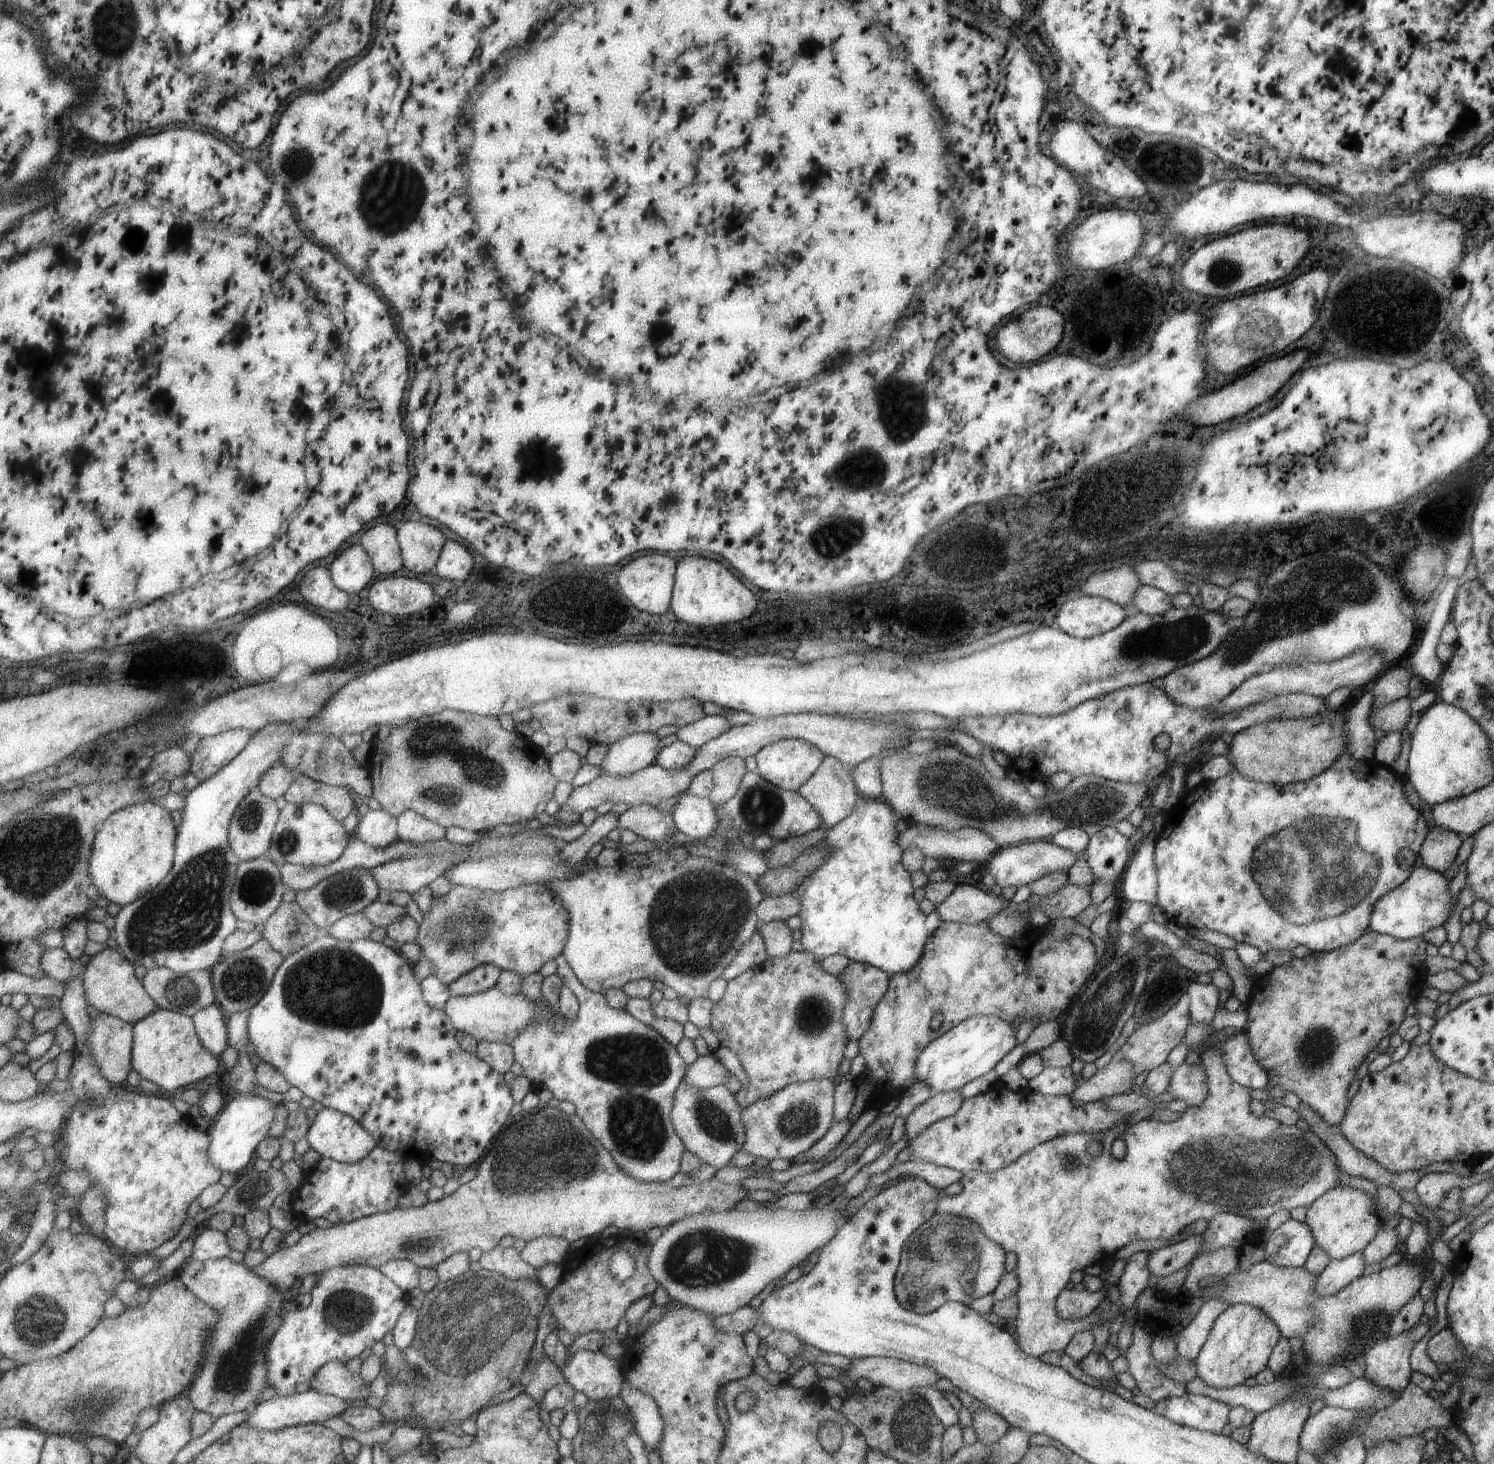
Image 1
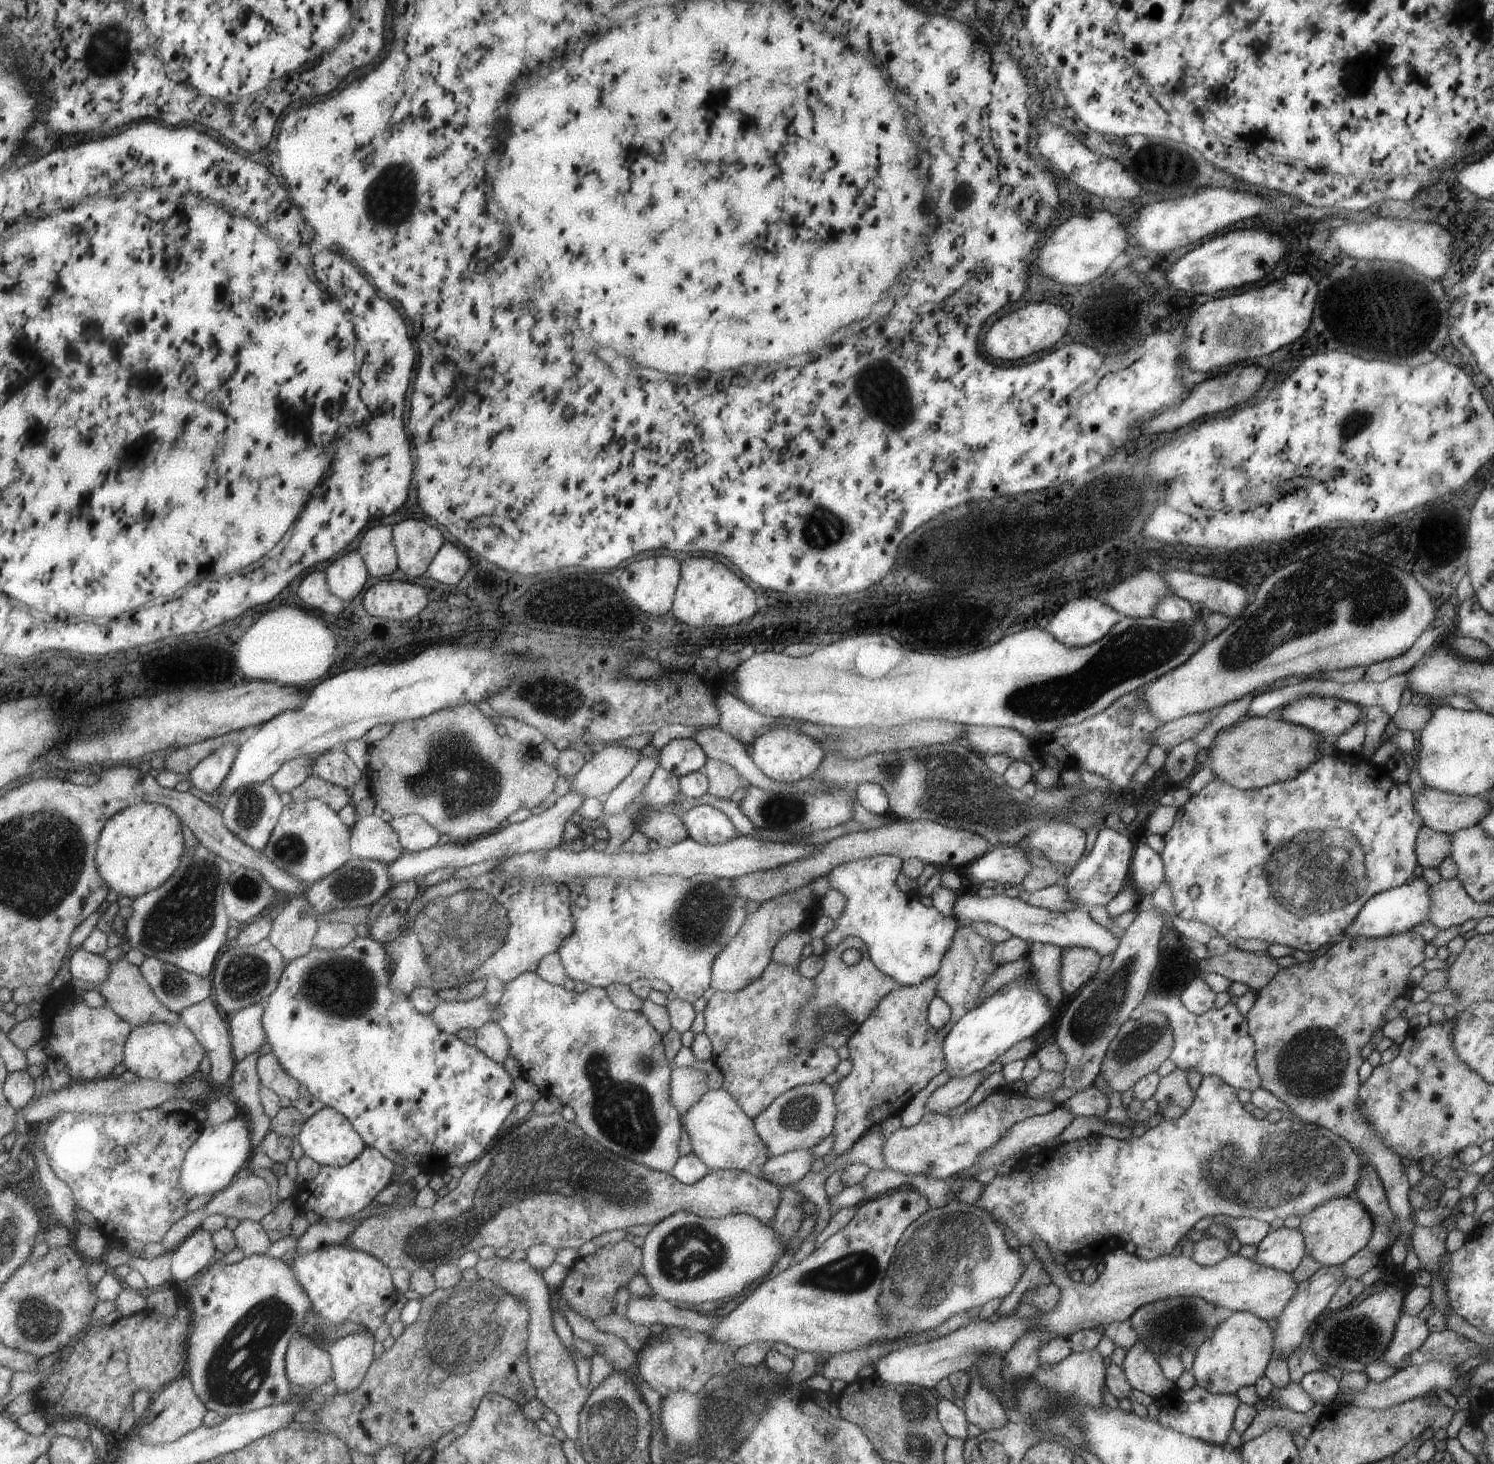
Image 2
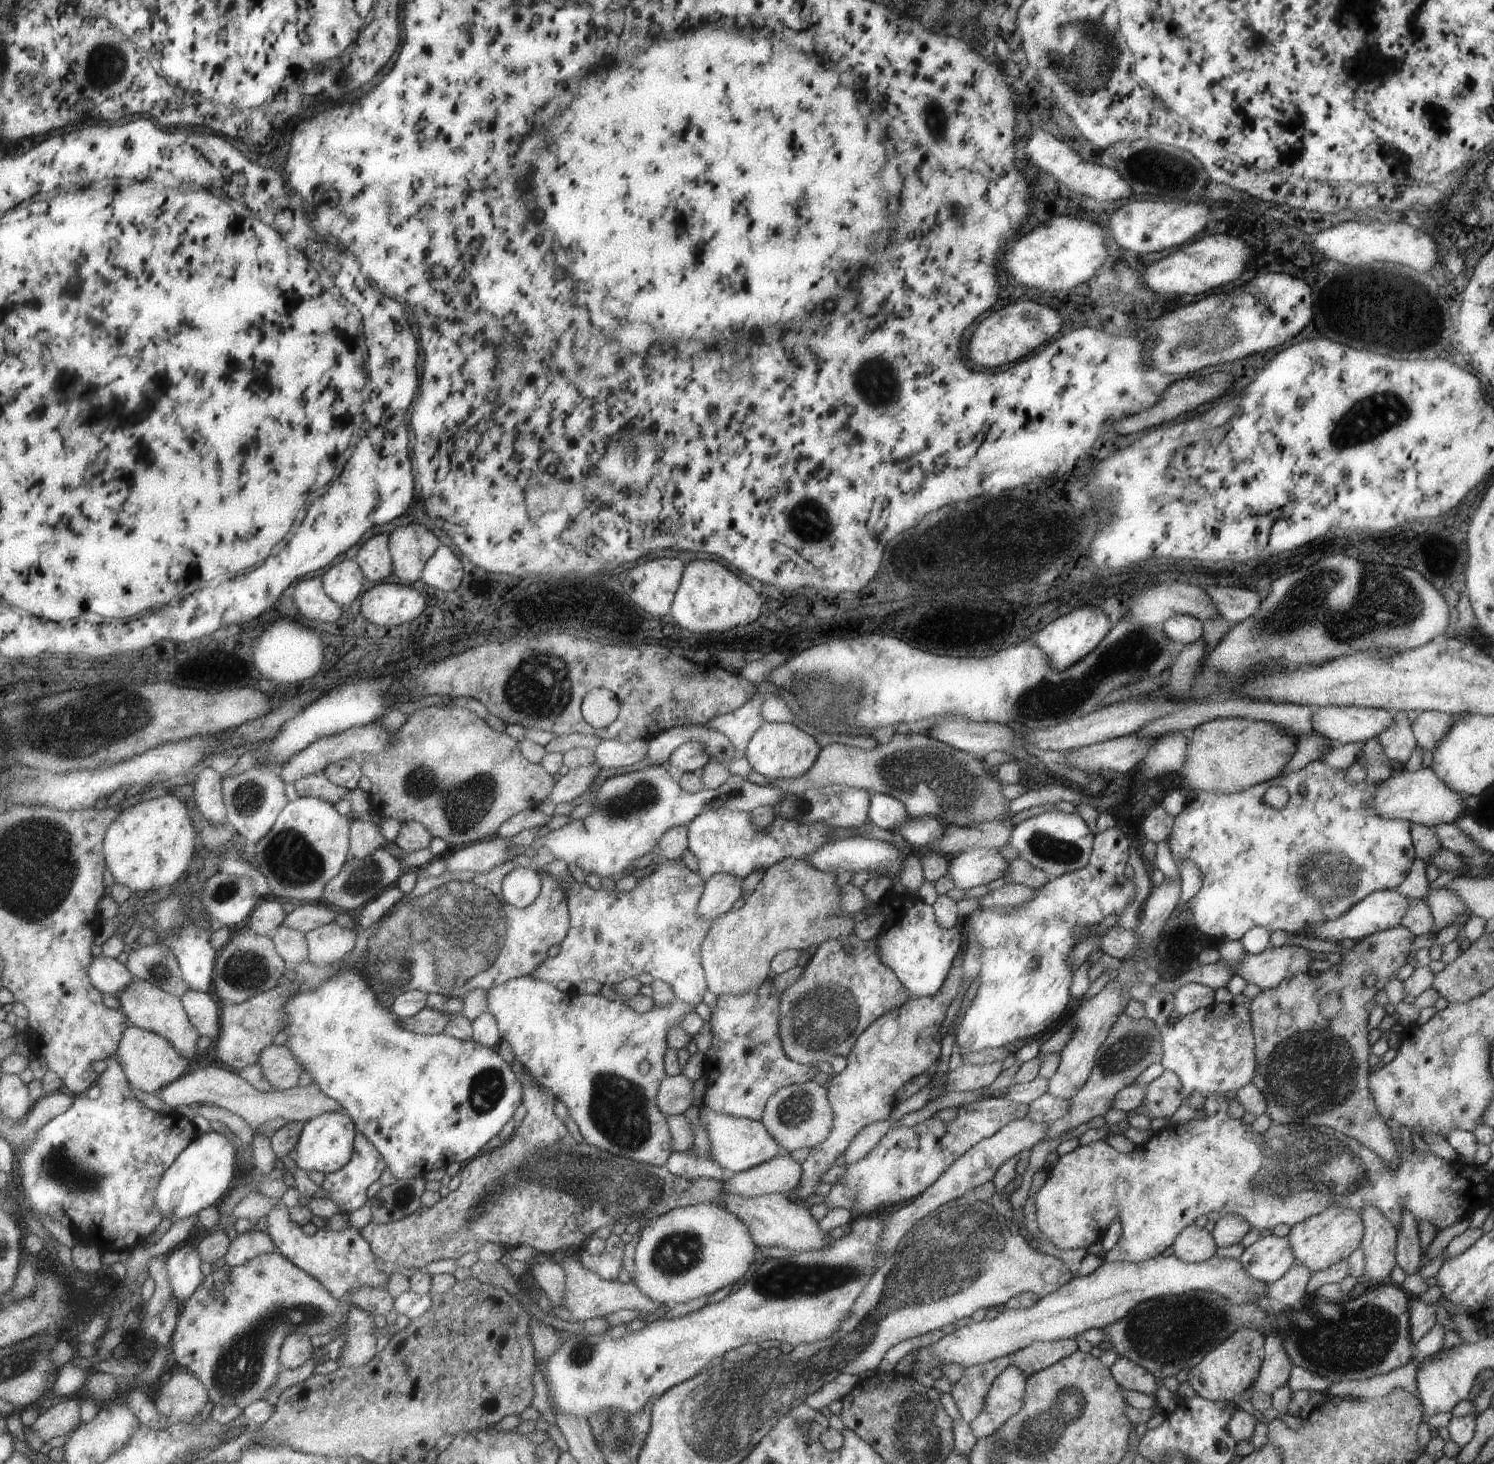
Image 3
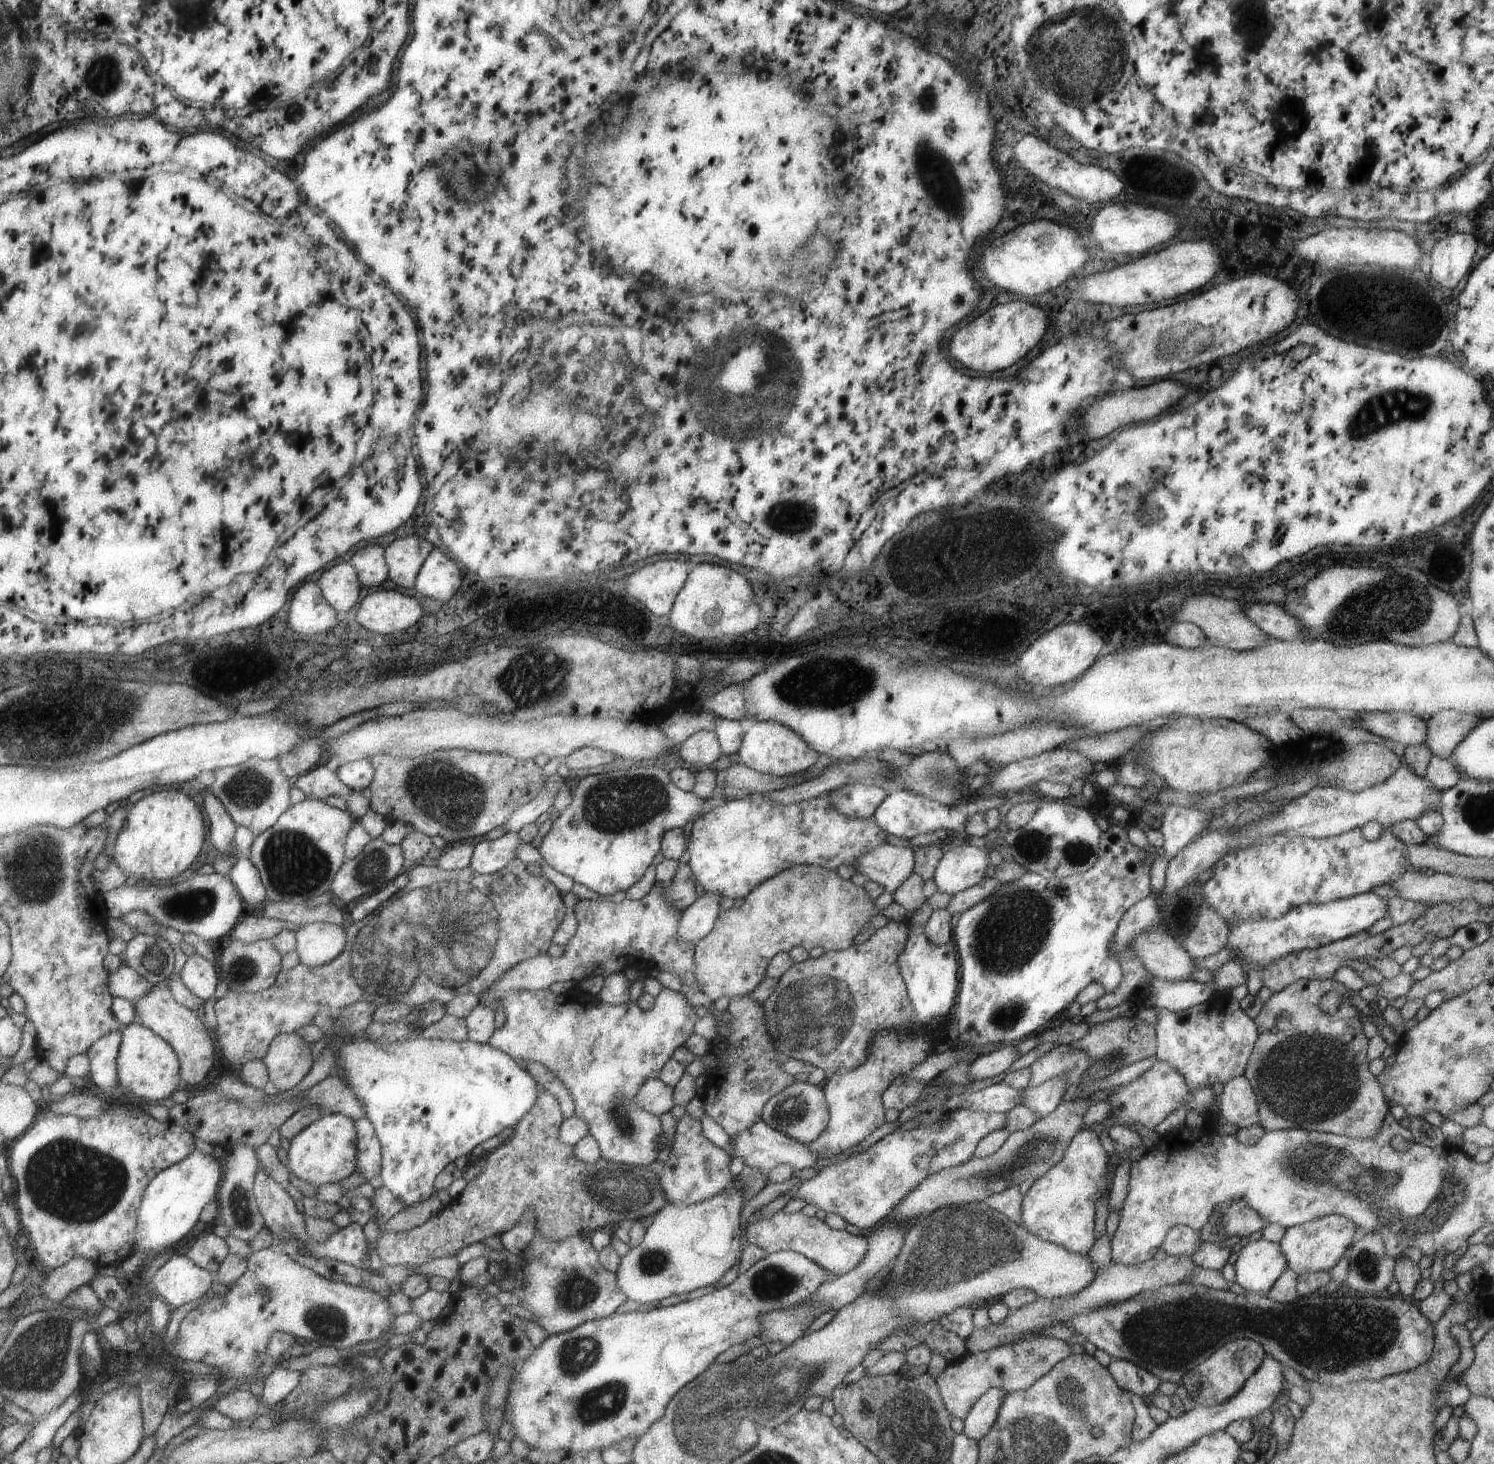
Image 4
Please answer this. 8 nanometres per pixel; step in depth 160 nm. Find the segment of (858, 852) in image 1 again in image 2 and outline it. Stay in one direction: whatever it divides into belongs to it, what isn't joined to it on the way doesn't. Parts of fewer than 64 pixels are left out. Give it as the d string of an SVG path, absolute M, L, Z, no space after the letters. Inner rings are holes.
M877 855L835 866L826 875L827 882L830 882L832 890L837 890L841 896L845 897L845 906L841 916L836 920L837 924L833 924L835 928L827 932L821 940L827 951L837 946L843 938L849 936L861 938L867 946L869 959L877 970L893 978L898 985L915 986L923 982L925 978L931 978L939 970L943 952L949 948L953 932L957 930L957 922L953 917L943 916L932 906L923 906L915 894L901 892L895 884L897 875L901 871L902 861L893 855Z

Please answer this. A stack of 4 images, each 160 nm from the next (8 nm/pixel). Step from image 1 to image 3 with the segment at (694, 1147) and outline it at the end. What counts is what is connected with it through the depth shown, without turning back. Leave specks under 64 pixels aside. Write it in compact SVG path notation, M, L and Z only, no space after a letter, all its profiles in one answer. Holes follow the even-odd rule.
M703 1105L699 1109L699 1124L706 1126L709 1136L709 1156L719 1166L733 1173L739 1173L756 1165L763 1164L783 1152L781 1146L769 1136L760 1120L753 1121L745 1118L733 1118L727 1114L717 1114Z

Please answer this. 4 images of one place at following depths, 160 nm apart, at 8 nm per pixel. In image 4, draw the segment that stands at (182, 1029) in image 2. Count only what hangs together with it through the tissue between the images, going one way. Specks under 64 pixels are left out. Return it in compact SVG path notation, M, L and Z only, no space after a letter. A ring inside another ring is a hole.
M140 1020L126 1026L123 1032L123 1042L117 1058L119 1082L129 1092L145 1102L165 1100L183 1085L181 1064L175 1048L162 1038L155 1030L144 1026Z

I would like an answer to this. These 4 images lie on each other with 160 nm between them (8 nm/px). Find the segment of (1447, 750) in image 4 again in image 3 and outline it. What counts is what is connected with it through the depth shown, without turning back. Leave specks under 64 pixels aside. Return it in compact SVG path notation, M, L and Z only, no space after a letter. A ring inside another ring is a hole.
M1421 711L1410 717L1410 728L1416 744L1421 750L1431 752L1446 730L1449 729L1454 718L1454 716L1438 711Z

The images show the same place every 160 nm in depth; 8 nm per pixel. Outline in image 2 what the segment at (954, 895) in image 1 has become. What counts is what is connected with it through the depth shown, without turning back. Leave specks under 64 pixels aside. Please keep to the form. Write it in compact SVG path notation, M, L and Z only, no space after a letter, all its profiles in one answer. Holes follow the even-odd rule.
M967 891L955 898L955 904L951 908L951 914L956 920L970 920L971 922L985 922L1009 931L1013 937L1019 937L1031 943L1048 943L1056 945L1059 950L1063 948L1083 947L1093 950L1100 957L1113 954L1119 944L1119 938L1113 936L1107 928L1099 926L1090 918L1084 908L1067 910L1067 912L1052 912L1043 908L1025 904L1019 898L1007 898L993 895L981 898L976 891Z

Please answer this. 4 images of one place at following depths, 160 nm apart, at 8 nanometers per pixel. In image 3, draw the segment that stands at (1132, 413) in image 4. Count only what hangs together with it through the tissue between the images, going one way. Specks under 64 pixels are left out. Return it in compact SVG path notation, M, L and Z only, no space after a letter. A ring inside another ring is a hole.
M1215 372L1215 374L1209 374L1209 376L1195 376L1195 378L1187 378L1187 380L1179 380L1175 384L1171 384L1165 394L1163 394L1163 400L1139 414L1133 414L1133 416L1125 416L1123 420L1115 422L1113 424L1113 430L1119 432L1119 434L1129 434L1129 432L1141 432L1141 430L1147 430L1151 426L1159 426L1163 422L1171 422L1175 420L1179 414L1183 412L1189 412L1193 410L1195 406L1203 404L1203 402L1209 402L1221 394L1225 394L1229 388L1233 386L1233 376L1227 374L1227 372Z

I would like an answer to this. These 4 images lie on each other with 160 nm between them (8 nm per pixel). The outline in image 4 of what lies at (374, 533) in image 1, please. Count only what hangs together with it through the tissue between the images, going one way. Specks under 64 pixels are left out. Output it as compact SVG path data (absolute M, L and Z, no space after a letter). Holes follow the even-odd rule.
M373 544L355 550L349 562L356 570L363 588L376 588L387 578L383 548Z

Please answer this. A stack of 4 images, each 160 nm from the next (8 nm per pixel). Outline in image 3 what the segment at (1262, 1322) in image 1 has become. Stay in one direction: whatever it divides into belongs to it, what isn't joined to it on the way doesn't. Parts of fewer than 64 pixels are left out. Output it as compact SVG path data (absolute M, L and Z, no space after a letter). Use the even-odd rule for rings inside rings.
M1240 1328L1211 1350L1197 1366L1188 1370L1188 1382L1196 1395L1211 1402L1233 1401L1250 1388L1263 1361L1264 1338L1259 1330Z

